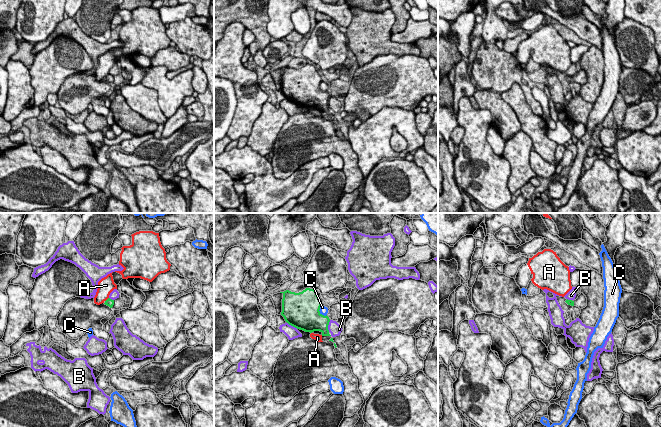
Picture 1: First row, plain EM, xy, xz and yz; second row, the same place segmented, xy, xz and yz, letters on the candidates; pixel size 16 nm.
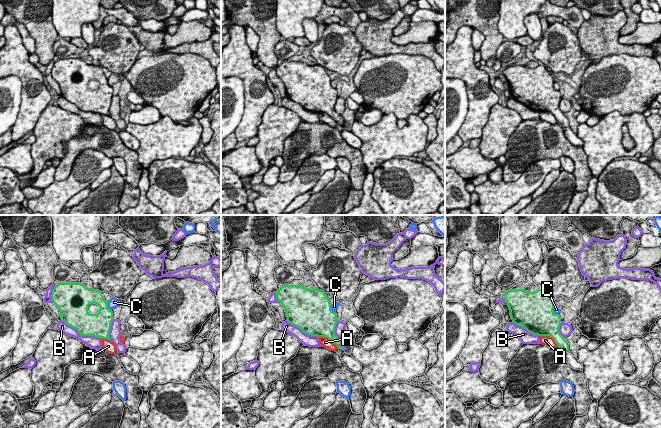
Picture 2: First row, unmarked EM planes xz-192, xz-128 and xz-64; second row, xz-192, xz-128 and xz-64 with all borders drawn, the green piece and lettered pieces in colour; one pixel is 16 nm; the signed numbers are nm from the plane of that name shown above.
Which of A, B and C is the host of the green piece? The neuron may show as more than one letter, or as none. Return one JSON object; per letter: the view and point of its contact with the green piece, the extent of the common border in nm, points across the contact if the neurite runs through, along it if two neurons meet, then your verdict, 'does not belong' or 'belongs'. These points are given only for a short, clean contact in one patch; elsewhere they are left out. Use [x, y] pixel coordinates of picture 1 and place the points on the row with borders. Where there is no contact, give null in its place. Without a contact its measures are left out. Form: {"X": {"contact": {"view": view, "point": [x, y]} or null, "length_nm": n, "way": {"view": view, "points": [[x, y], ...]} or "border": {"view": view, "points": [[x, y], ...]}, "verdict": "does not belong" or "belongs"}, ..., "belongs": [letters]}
{"A": {"contact": {"view": "xy", "point": [107, 299]}, "length_nm": 100, "border": {"view": "xy", "points": [[108, 297], [105, 301]]}, "verdict": "does not belong"}, "B": {"contact": {"view": "xz", "point": [327, 326]}, "length_nm": 190, "verdict": "does not belong"}, "C": {"contact": {"view": "xz", "point": [319, 311]}, "length_nm": 200, "verdict": "does not belong"}, "belongs": []}

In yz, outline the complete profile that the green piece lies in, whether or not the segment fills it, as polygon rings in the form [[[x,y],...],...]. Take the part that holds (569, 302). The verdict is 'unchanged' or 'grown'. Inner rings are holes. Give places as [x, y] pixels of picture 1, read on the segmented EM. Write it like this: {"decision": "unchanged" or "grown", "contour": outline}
{"decision": "grown", "contour": [[[581,293],[576,300],[572,301],[567,299],[565,302],[571,306],[577,306],[580,309],[583,309],[587,306],[587,298],[583,293]]]}

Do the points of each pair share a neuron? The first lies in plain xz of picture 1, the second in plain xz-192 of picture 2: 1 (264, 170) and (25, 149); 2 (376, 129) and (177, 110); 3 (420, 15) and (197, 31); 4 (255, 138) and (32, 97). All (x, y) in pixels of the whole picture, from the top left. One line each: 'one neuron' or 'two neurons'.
1: one neuron
2: two neurons
3: two neurons
4: two neurons

